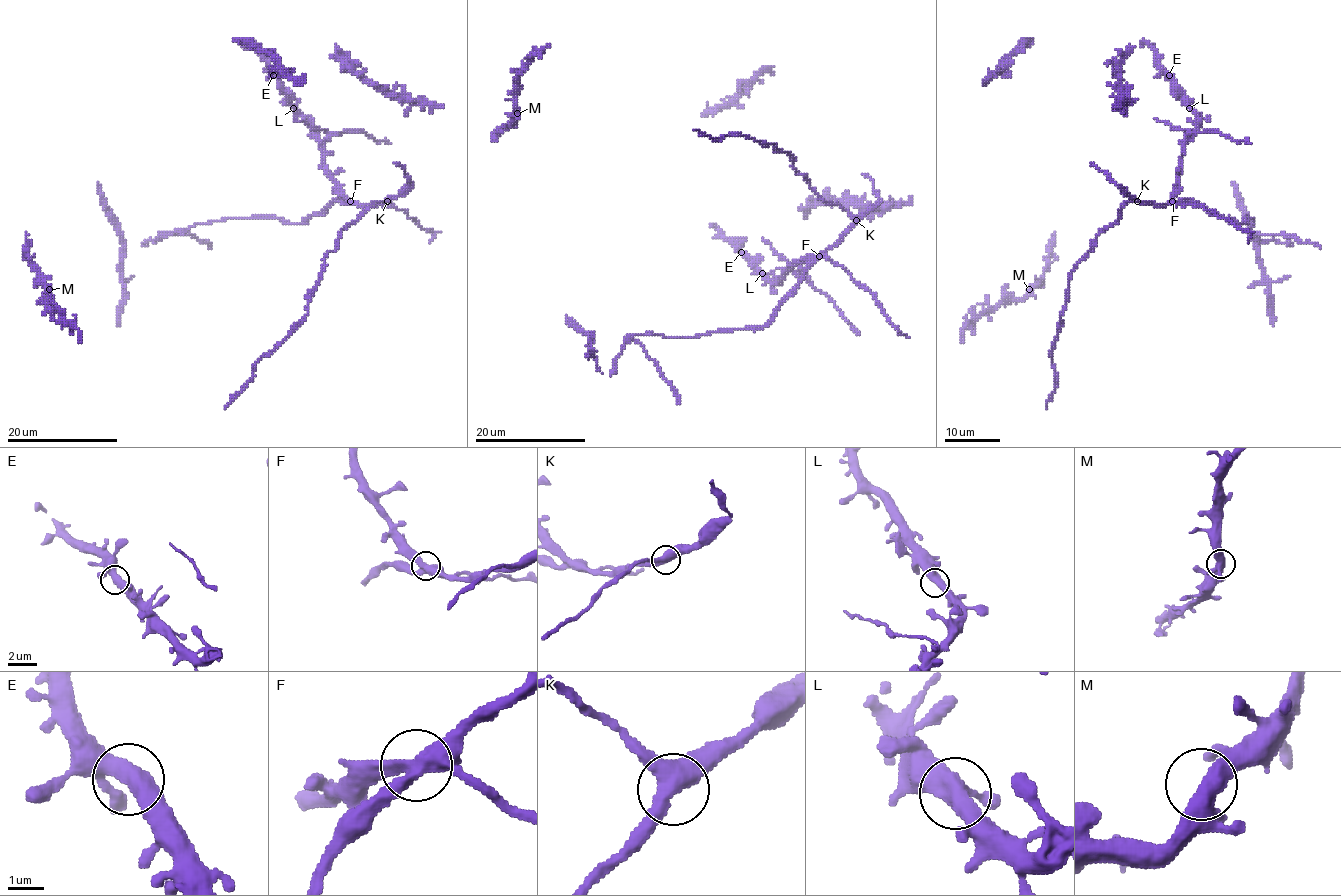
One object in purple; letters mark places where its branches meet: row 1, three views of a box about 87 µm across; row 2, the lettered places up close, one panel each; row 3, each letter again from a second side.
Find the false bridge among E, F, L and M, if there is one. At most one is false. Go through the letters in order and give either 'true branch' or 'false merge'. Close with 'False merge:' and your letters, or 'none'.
E: true branch
F: false merge
L: true branch
M: true branch
False merge: F

